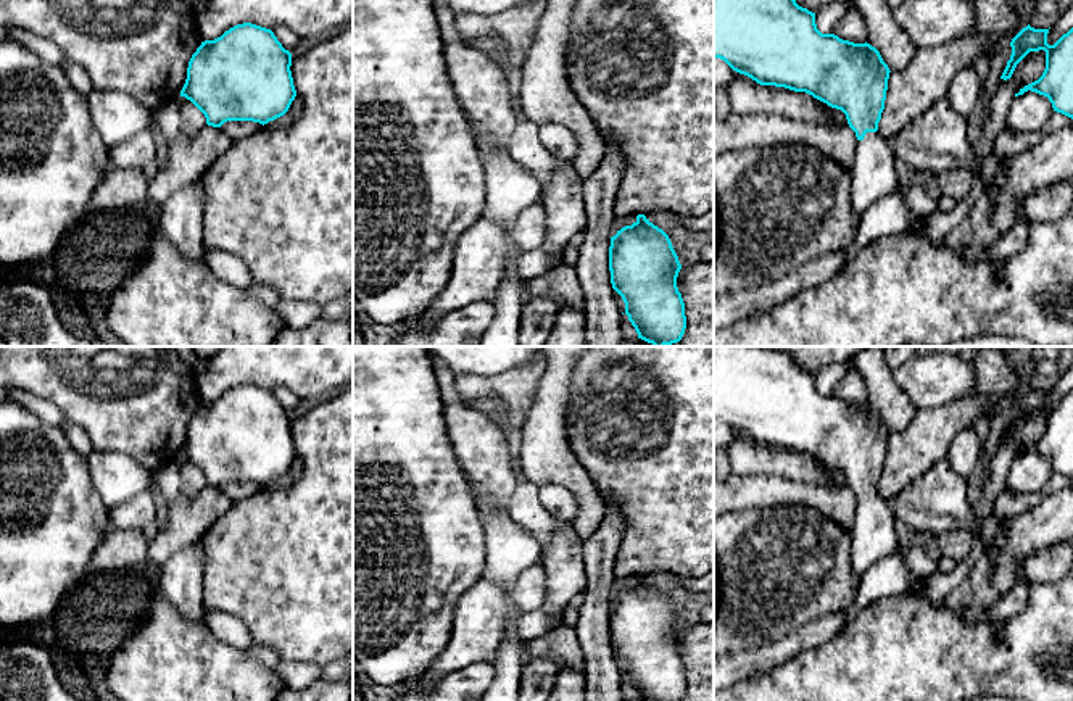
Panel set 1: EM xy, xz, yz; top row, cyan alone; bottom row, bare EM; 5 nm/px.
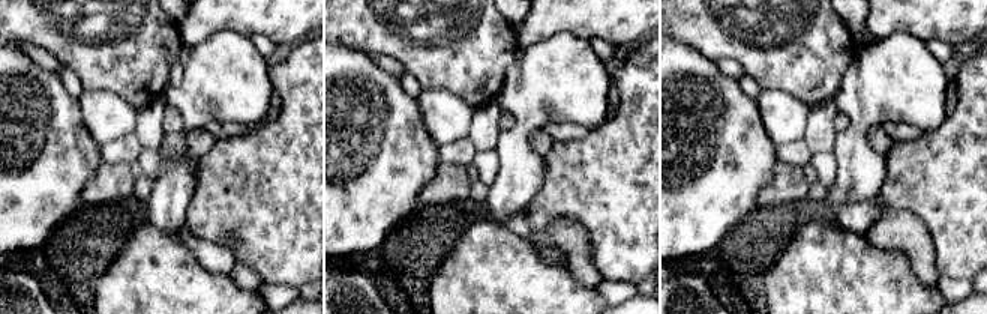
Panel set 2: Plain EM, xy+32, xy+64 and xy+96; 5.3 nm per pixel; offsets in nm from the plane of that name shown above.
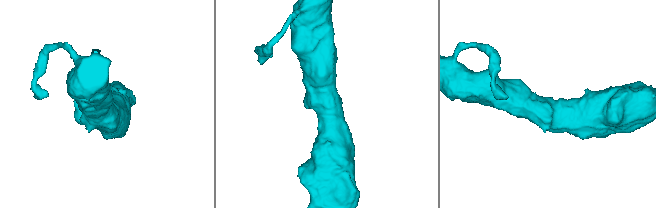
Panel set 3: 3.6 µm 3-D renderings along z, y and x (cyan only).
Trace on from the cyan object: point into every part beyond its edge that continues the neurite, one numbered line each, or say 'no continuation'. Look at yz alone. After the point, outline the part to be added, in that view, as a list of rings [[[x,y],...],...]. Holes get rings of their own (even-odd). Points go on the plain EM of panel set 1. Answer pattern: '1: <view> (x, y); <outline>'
1: yz (872, 537); [[[867,493],[857,503],[851,529],[851,569],[860,577],[873,562],[901,548],[894,530],[894,514],[878,493]]]

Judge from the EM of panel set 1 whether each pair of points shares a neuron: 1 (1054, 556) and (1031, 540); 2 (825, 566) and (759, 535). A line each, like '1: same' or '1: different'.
1: different
2: same

